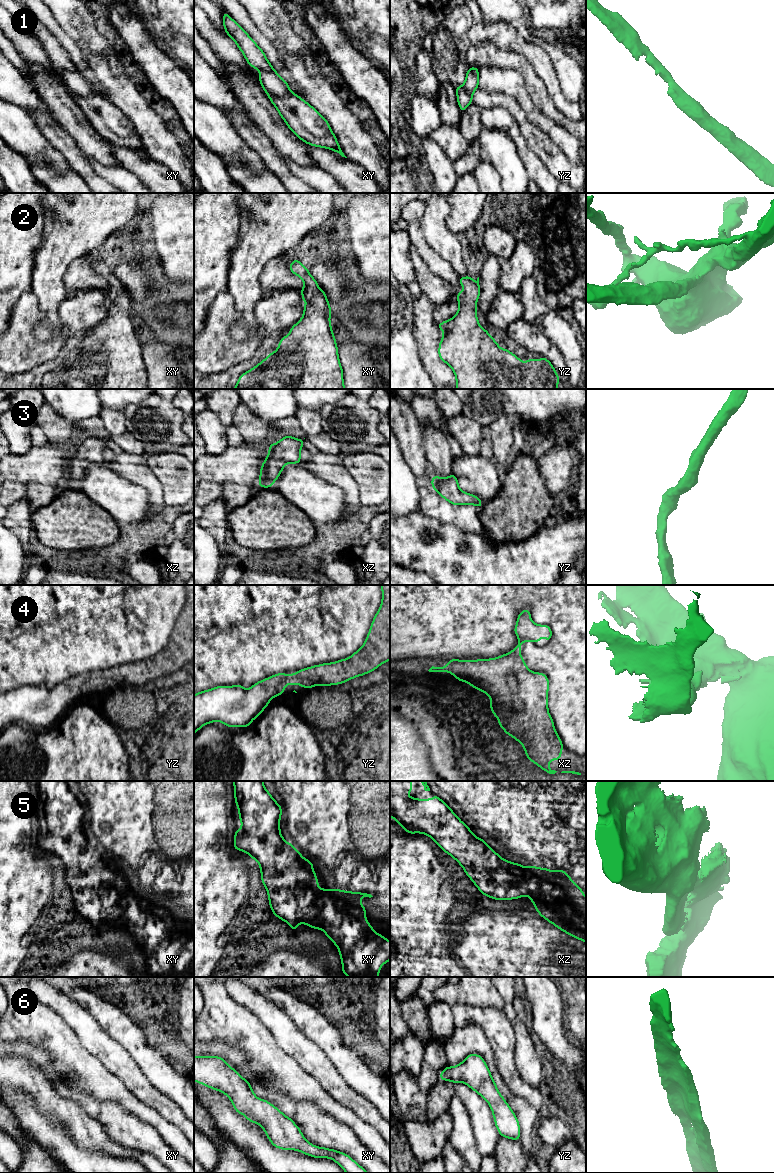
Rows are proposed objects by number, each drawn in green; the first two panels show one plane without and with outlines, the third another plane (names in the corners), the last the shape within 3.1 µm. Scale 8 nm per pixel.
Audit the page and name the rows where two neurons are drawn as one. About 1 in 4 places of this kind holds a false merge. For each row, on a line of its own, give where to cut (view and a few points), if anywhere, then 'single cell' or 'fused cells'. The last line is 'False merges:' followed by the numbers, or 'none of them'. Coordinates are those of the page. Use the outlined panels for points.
1: no cut | single cell
2: no cut | single cell
3: no cut | single cell
4: no cut | single cell
5: no cut | single cell
6: no cut | single cell
False merges: none of them

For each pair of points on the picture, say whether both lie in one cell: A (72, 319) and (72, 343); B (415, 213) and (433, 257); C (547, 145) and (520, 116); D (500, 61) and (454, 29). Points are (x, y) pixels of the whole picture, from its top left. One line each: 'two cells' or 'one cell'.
A: two cells
B: one cell
C: one cell
D: two cells

